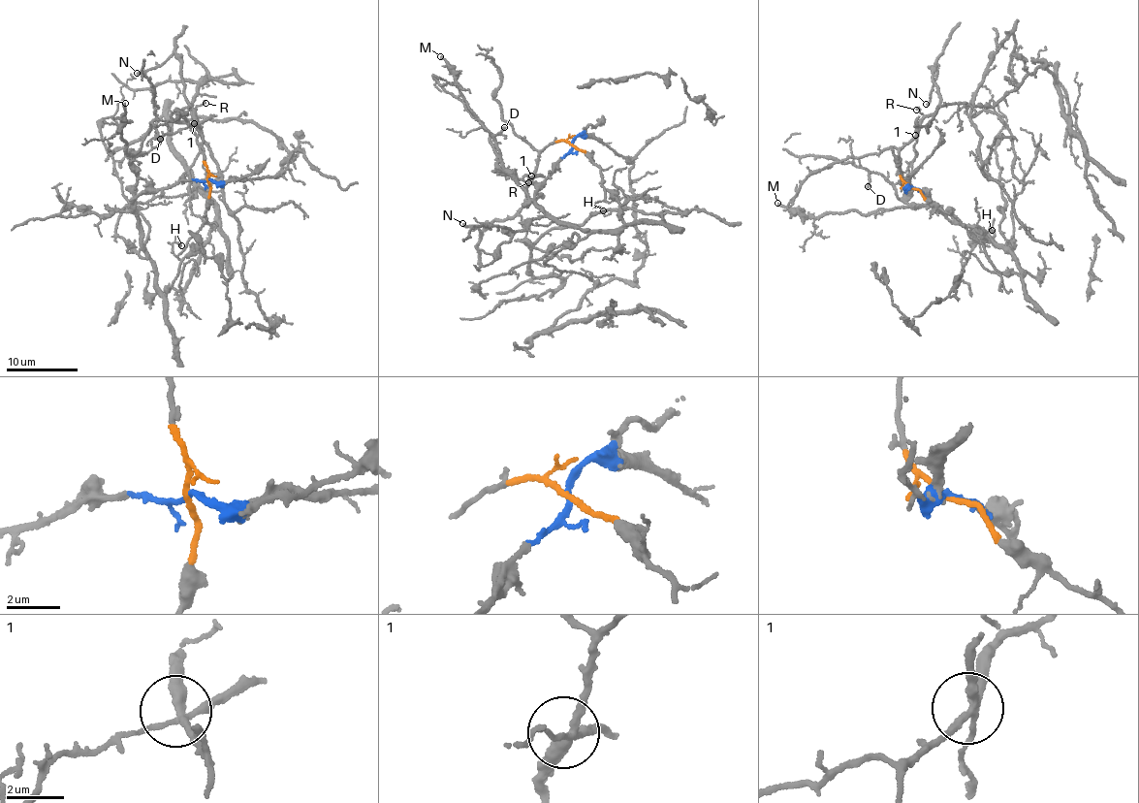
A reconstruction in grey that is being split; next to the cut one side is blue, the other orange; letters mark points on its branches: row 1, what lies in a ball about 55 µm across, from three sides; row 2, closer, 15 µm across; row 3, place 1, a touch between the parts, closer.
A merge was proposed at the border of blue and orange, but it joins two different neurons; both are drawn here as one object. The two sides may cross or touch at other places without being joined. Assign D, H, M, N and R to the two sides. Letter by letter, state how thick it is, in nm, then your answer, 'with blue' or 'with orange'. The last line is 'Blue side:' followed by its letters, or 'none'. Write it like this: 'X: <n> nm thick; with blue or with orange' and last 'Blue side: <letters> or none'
D: 200 nm thick; with blue
H: 140 nm thick; with orange
M: 180 nm thick; with blue
N: 200 nm thick; with orange
R: 110 nm thick; with orange
Blue side: D, M

